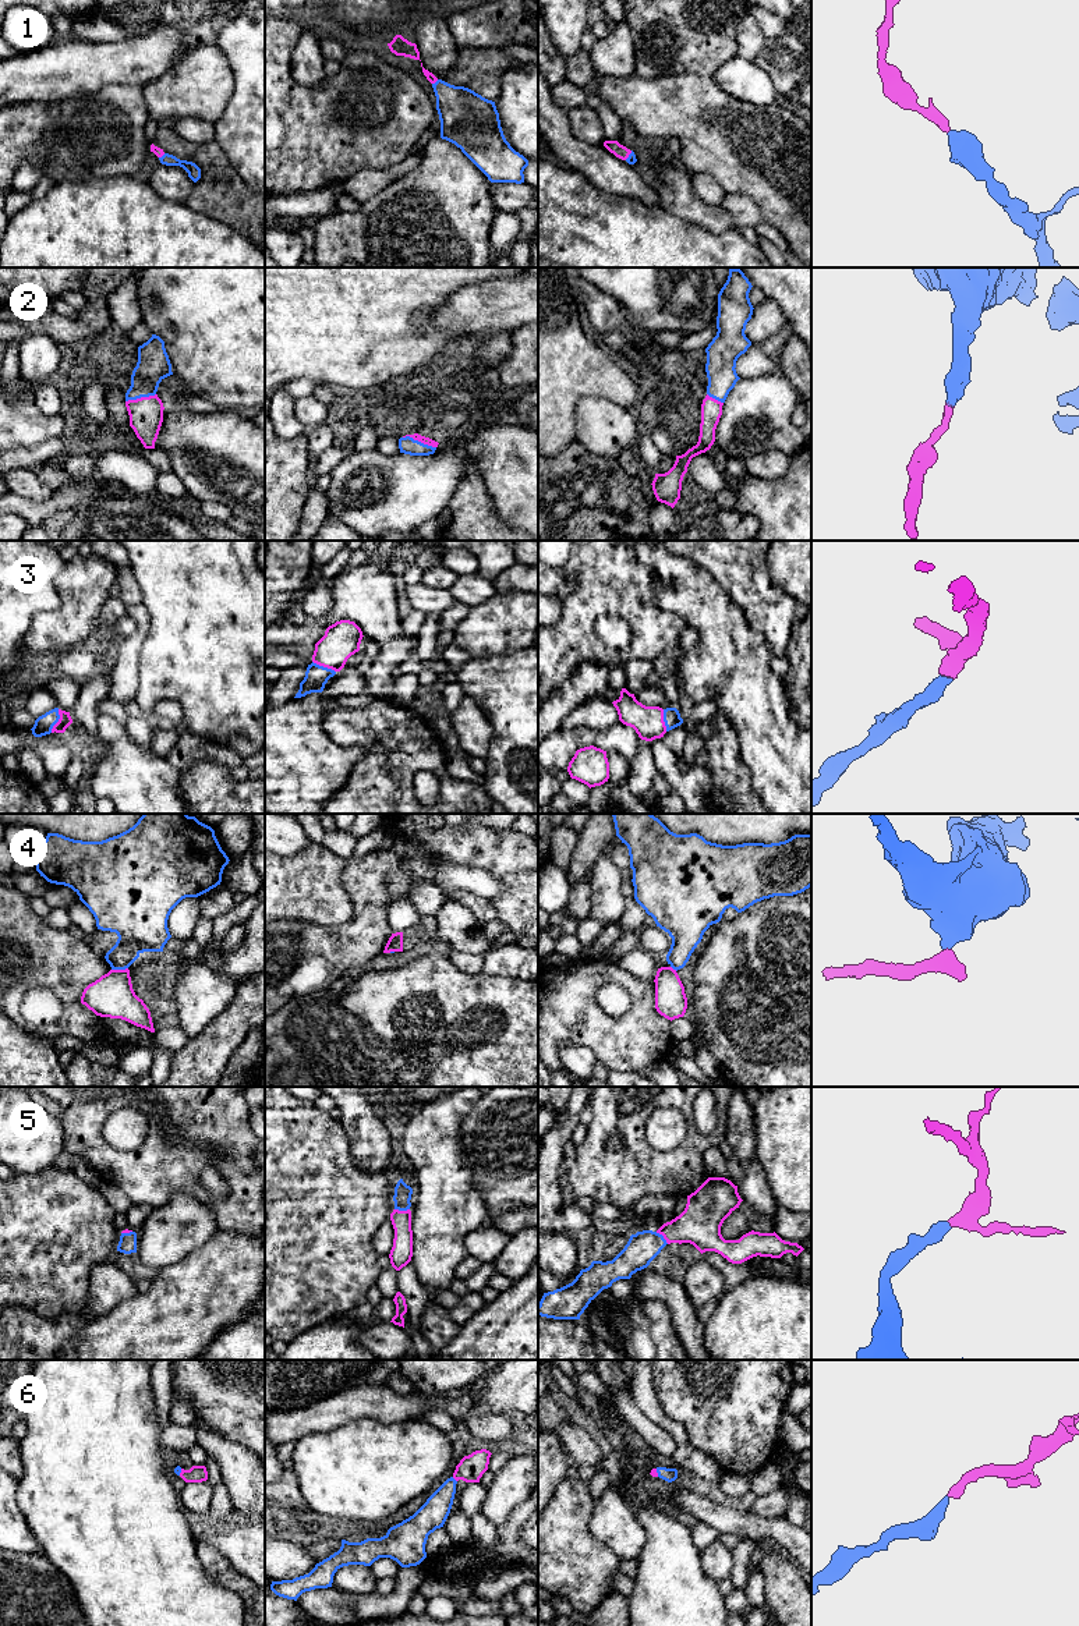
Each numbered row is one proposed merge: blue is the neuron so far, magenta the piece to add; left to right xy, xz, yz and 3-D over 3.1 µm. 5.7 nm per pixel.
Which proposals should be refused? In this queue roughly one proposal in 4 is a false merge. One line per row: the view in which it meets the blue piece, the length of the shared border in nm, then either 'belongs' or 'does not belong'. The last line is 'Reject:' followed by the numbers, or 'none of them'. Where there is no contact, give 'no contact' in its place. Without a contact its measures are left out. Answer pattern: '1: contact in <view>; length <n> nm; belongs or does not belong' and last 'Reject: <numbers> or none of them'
1: contact in xz; length 50 nm; belongs
2: contact in xz; length 200 nm; belongs
3: contact in xy; length 140 nm; belongs
4: contact in xy; length 100 nm; does not belong
5: contact in xz; length 90 nm; belongs
6: contact in xz; length 40 nm; belongs
Reject: 4

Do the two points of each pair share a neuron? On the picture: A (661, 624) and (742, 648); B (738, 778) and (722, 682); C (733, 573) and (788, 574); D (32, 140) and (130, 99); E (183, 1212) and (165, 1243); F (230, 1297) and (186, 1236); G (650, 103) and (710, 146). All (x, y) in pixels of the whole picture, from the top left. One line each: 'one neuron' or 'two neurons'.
A: two neurons
B: two neurons
C: two neurons
D: one neuron
E: one neuron
F: two neurons
G: one neuron

